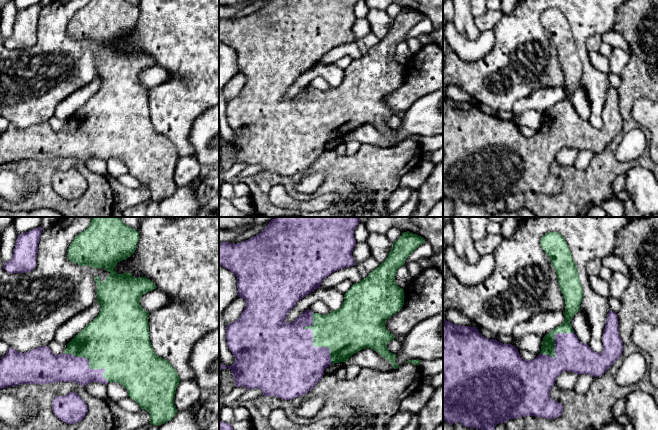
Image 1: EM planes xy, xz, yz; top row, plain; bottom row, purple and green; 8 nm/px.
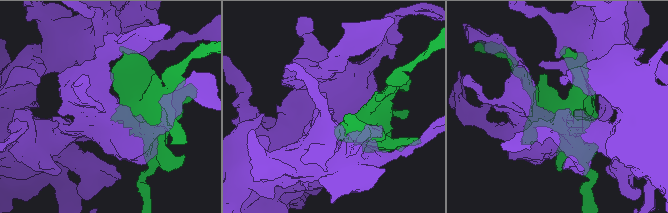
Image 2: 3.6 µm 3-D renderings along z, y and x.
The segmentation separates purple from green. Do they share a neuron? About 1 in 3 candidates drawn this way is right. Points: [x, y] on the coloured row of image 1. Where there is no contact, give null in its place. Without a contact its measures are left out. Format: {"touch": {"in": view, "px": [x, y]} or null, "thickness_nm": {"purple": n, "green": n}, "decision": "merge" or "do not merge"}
{"touch": {"in": "xz", "px": [312, 341]}, "thickness_nm": {"purple": 500, "green": 340}, "decision": "merge"}

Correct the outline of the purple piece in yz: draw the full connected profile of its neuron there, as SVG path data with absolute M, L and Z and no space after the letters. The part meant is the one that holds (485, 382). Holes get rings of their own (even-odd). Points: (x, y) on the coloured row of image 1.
M548 232L541 238L541 247L550 257L554 267L559 287L565 300L565 321L543 338L541 351L533 360L524 360L518 349L512 344L503 344L496 339L482 336L477 327L455 325L443 320L443 421L453 425L460 422L463 426L481 430L494 430L499 423L506 423L509 419L535 416L546 419L559 417L563 412L561 403L550 397L550 390L557 377L564 371L574 372L578 375L603 375L620 358L623 352L623 342L619 335L618 315L612 310L607 315L605 331L603 333L603 350L594 352L588 344L580 342L570 324L571 318L580 311L583 298L582 285L578 275L578 268L564 237L558 232Z

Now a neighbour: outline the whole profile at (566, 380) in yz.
M564 371L556 379L555 385L560 389L573 389L579 375L574 372Z

